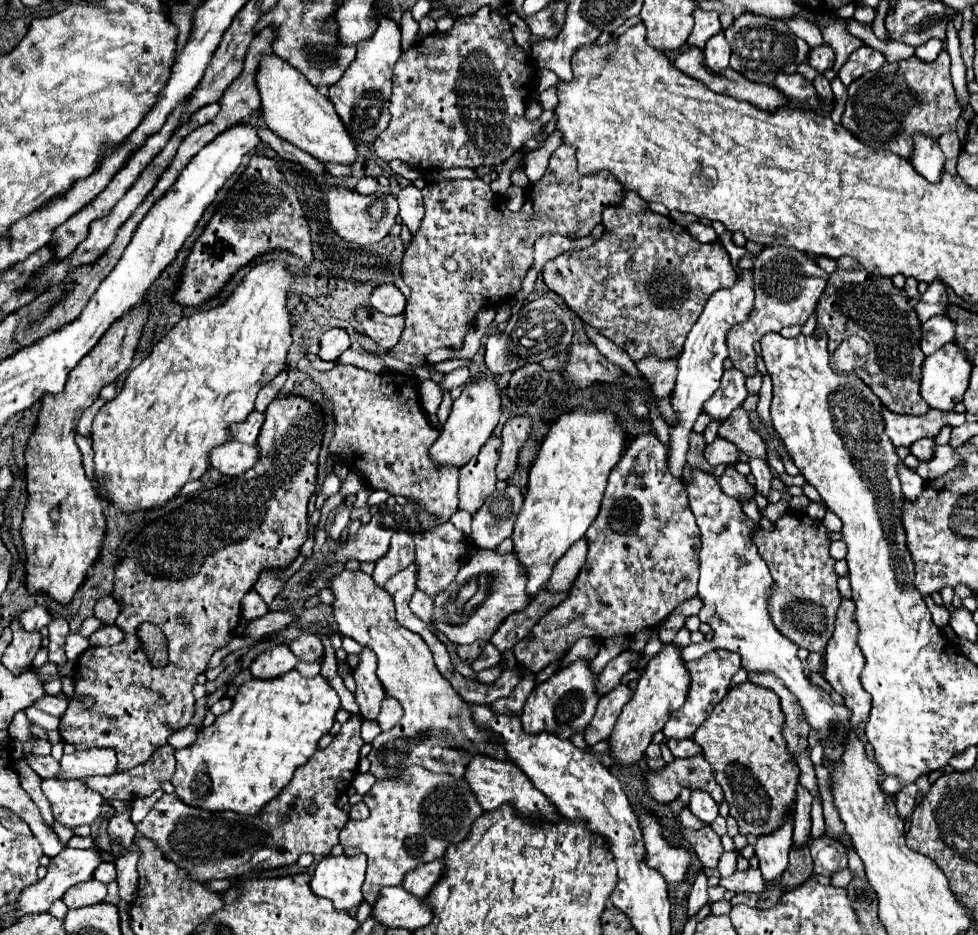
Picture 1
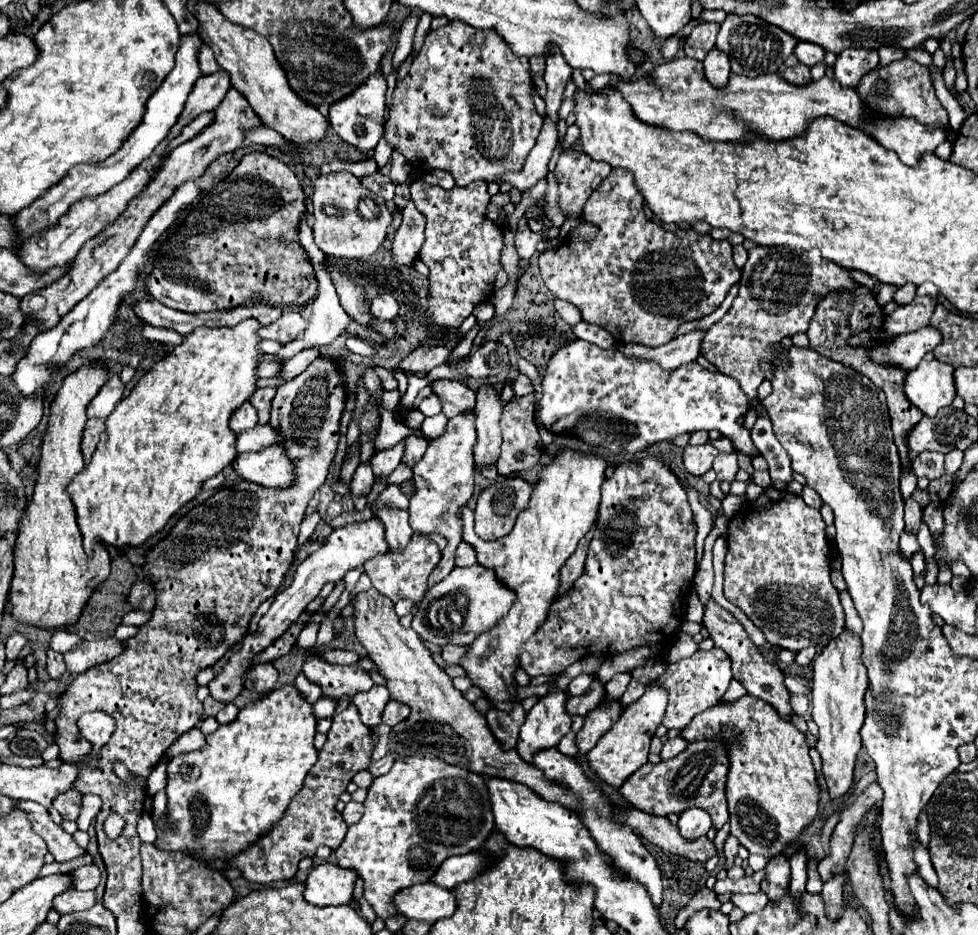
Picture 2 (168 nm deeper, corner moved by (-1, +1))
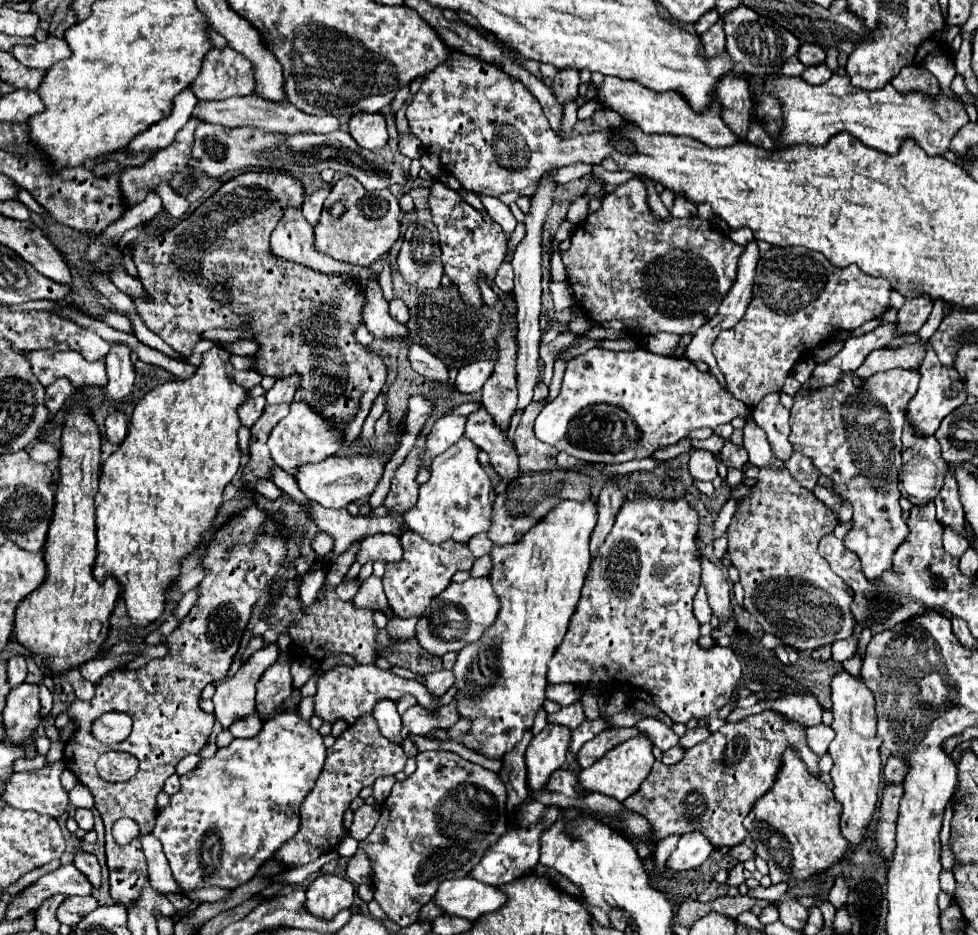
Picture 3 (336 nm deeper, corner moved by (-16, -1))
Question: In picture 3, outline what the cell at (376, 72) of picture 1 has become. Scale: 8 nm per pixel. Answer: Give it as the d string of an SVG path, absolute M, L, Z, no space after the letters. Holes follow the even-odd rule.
M358 112L350 118L350 136L358 142L360 148L376 150L382 148L388 140L386 120L382 114L364 114Z

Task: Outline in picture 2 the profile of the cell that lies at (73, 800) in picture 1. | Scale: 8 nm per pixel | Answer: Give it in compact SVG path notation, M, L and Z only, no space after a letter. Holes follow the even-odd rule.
M71 788L69 792L63 792L53 800L53 808L63 816L63 820L77 820L81 812L81 798L83 794Z

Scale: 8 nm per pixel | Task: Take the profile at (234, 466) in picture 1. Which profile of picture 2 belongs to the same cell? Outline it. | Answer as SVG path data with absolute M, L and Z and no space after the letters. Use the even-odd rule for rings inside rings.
M265 446L257 452L241 452L231 466L241 478L265 486L287 488L293 484L293 464L279 446Z

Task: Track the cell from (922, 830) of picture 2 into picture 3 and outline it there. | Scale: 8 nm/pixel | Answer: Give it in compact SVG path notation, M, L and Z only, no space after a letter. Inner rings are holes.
M942 870L942 874L940 874L940 886L942 886L942 892L946 892L948 896L953 898L956 887L954 874L952 874L952 872L946 872L946 870Z

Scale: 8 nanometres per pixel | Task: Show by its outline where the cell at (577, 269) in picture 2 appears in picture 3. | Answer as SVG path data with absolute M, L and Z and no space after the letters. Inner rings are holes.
M640 178L620 184L616 192L604 196L600 210L592 212L572 232L572 246L564 252L562 262L568 270L568 280L574 290L576 304L596 322L620 320L628 336L644 340L646 336L668 332L688 334L696 332L712 314L716 314L724 294L736 280L736 266L742 246L718 232L710 222L694 218L666 218L658 220L646 204L646 186Z

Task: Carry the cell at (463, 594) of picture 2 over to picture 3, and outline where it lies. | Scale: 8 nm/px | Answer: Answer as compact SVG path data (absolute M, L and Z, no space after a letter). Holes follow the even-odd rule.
M468 578L462 584L452 582L444 594L438 594L428 610L424 610L422 618L416 624L416 640L418 644L432 656L444 656L446 652L458 652L468 646L468 642L476 642L480 634L496 620L498 602L492 594L492 584L488 578Z

